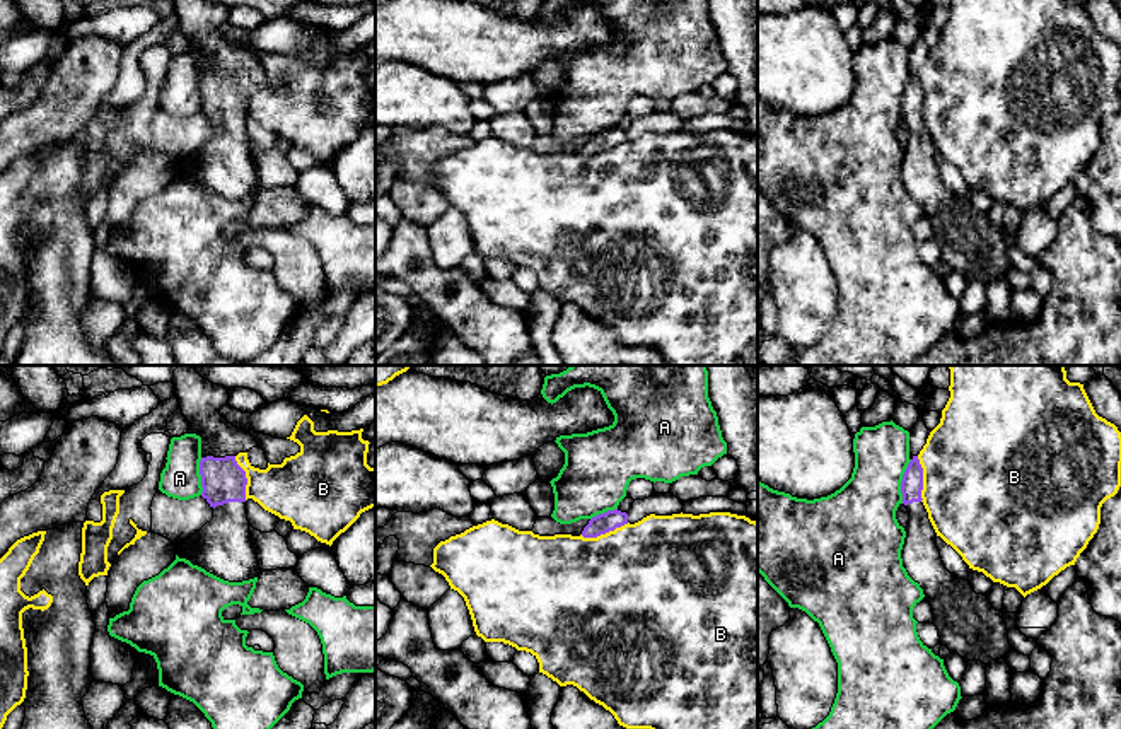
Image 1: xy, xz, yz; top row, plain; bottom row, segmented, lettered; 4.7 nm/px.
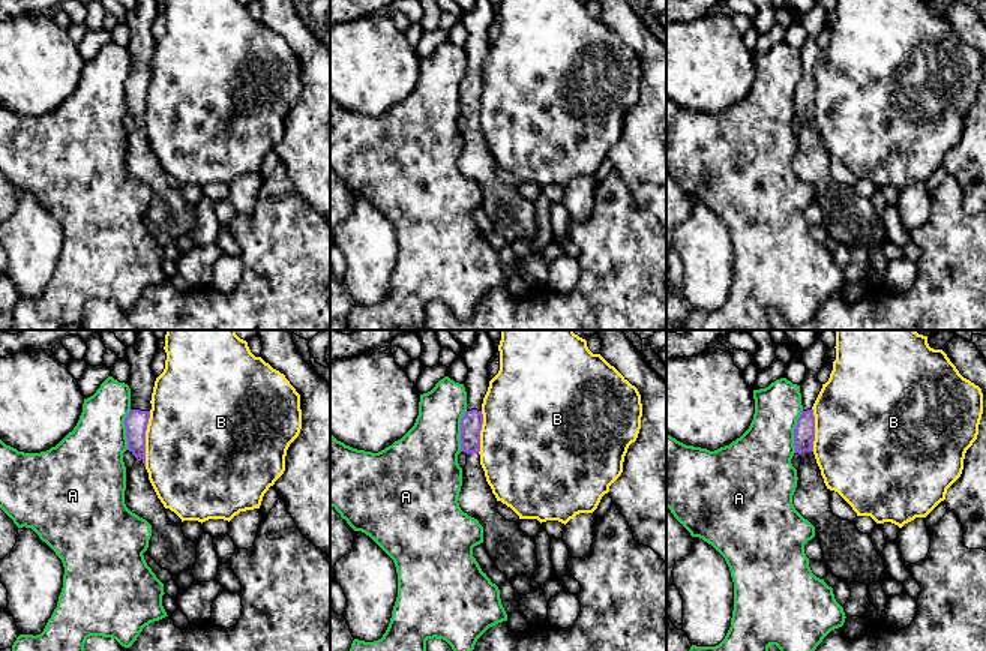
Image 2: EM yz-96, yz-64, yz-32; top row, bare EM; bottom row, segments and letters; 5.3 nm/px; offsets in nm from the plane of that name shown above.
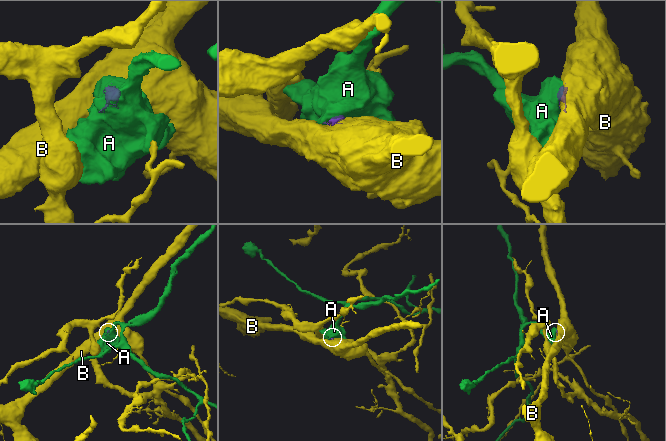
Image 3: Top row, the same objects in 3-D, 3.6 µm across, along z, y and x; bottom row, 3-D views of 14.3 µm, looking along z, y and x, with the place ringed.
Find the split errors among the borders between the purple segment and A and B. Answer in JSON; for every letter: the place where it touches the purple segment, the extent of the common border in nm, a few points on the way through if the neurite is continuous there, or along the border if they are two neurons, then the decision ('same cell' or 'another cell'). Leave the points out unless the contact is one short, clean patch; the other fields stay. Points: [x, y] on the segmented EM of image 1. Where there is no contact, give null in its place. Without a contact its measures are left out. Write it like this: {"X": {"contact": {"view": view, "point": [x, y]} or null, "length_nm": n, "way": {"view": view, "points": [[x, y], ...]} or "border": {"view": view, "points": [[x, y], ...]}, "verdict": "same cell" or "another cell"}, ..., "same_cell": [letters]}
{"A": {"contact": {"view": "yz", "point": [901, 482]}, "length_nm": 220, "border": {"view": "yz", "points": [[911, 460], [901, 482], [901, 502]]}, "verdict": "another cell"}, "B": {"contact": {"view": "xz", "point": [604, 533]}, "length_nm": 240, "verdict": "another cell"}, "same_cell": []}

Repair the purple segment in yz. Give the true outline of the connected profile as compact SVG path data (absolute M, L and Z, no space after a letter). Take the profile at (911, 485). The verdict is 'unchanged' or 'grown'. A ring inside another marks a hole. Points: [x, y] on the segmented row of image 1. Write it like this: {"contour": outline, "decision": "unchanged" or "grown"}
{"contour": "M920 411L909 430L911 461L901 481L903 504L909 512L901 550L903 567L920 584L932 606L940 644L966 662L981 661L988 666L995 659L1005 659L1012 650L1007 623L986 596L976 594L969 580L950 574L940 558L937 533L921 502L923 468L918 454L932 432L921 418L923 413Z", "decision": "grown"}

